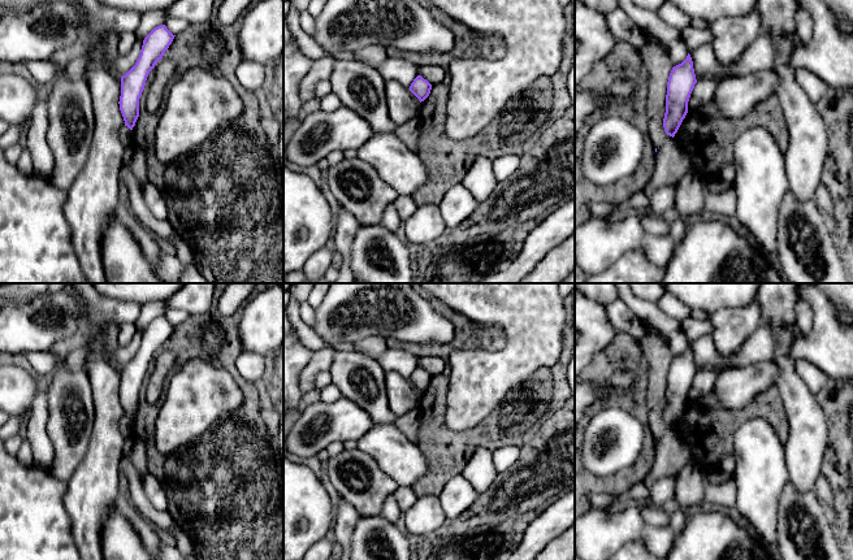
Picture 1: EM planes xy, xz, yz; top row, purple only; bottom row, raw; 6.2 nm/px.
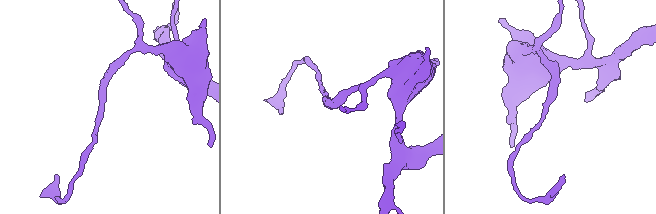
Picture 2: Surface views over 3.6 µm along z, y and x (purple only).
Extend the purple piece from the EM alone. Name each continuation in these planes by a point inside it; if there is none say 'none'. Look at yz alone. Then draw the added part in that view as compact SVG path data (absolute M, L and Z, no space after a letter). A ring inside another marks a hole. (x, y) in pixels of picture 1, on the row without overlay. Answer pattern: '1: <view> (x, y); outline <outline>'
none

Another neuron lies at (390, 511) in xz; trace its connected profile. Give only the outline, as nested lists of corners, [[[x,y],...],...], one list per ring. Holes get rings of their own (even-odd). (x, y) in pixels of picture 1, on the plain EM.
[[[390,496],[384,502],[380,516],[385,517],[391,524],[400,524],[402,522],[402,513],[403,512],[398,507],[395,498]]]

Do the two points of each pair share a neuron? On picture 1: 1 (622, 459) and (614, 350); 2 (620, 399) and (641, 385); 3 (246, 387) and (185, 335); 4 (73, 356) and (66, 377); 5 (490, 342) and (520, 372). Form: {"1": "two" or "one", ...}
{"1": "two", "2": "one", "3": "one", "4": "two", "5": "two"}

